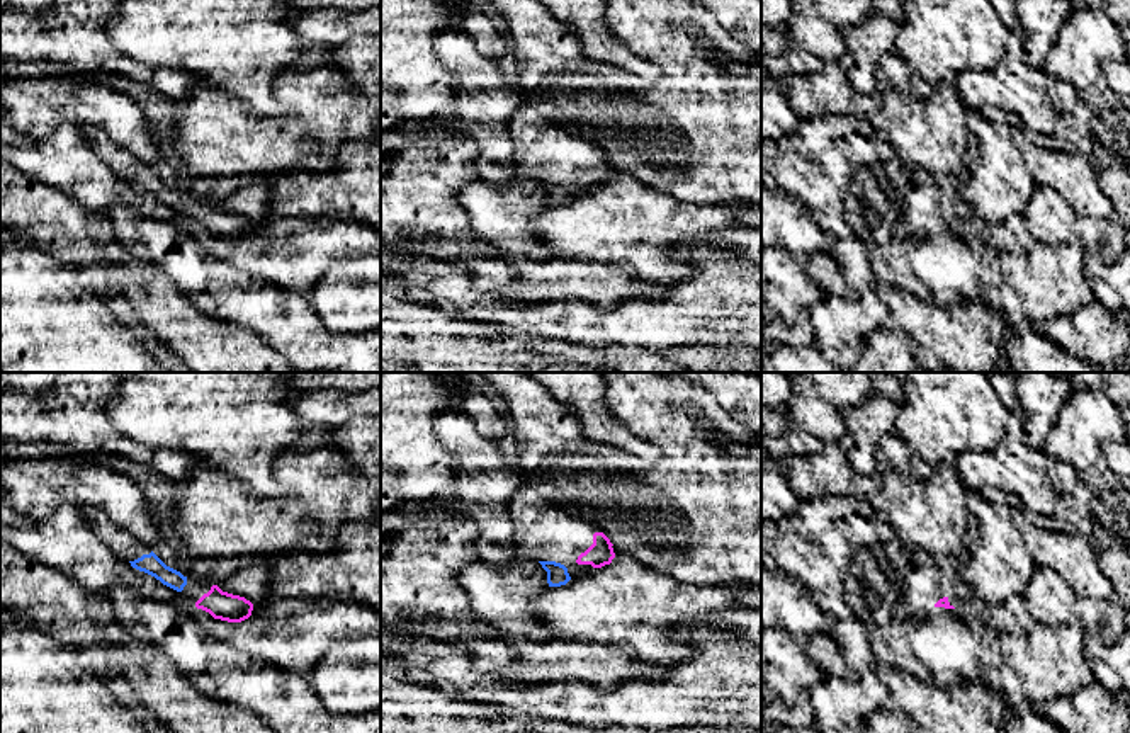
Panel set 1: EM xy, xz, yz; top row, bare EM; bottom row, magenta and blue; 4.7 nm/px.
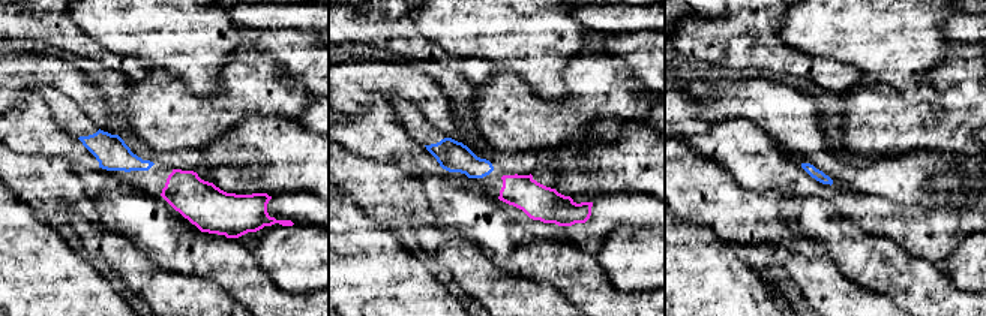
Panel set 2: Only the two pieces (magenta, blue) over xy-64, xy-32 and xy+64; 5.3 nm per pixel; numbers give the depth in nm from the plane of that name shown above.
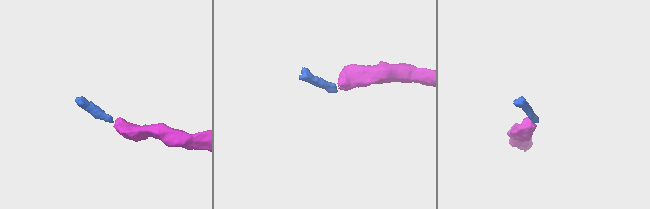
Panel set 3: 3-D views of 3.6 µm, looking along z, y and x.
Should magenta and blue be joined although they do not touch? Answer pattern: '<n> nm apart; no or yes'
60 nm apart; yes

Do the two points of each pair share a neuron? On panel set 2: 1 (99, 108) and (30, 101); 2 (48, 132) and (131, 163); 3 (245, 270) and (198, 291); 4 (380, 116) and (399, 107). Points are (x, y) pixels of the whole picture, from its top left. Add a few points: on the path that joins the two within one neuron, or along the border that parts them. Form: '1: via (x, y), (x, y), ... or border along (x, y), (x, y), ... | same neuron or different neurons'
1: border along (32, 92), (26, 92), (23, 102), (15, 108) | different neurons
2: border along (56, 123), (75, 137), (99, 166) | different neurons
3: border along (204, 276), (215, 280), (236, 300) | different neurons
4: border along (381, 98), (395, 120), (413, 138) | different neurons

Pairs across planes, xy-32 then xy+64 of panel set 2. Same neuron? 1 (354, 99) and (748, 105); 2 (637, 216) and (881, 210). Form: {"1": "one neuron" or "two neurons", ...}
{"1": "one neuron", "2": "one neuron"}

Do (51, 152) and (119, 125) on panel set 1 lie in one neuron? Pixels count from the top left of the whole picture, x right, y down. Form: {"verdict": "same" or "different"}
{"verdict": "different"}

